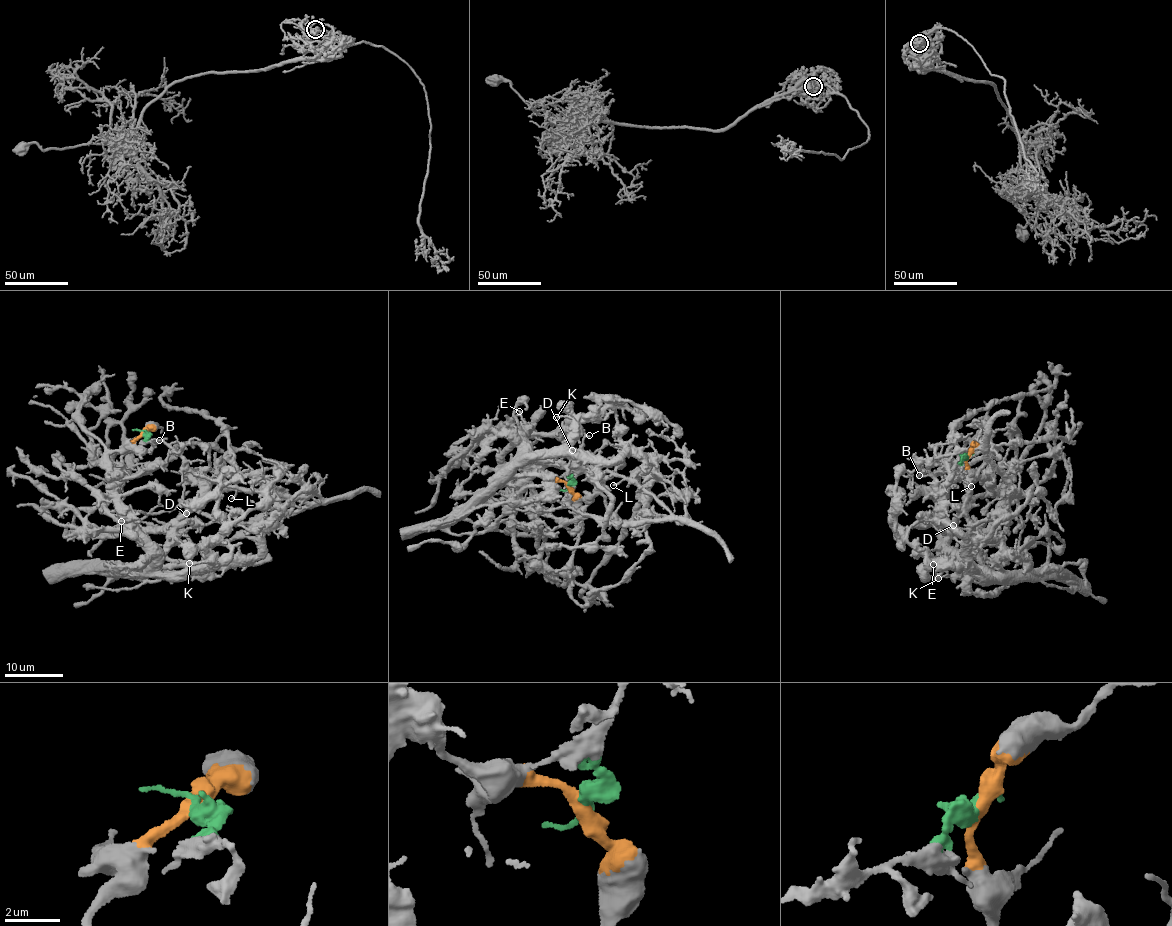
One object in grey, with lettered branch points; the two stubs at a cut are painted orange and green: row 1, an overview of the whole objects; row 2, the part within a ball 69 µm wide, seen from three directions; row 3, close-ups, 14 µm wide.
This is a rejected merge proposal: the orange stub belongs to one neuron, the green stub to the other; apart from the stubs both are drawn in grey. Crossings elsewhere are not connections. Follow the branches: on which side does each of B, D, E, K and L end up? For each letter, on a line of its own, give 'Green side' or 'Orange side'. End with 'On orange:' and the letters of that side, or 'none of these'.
B: Green side
D: Orange side
E: Orange side
K: Orange side
L: Green side
On orange: D, E, K

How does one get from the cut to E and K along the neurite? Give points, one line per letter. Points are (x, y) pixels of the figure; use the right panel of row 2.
E: (968, 455), (970, 497), (945, 545), (944, 555), (933, 565)
K: (968, 455), (970, 497), (949, 546), (993, 577), (986, 579), (964, 566), (936, 570), (934, 575), (938, 578)

